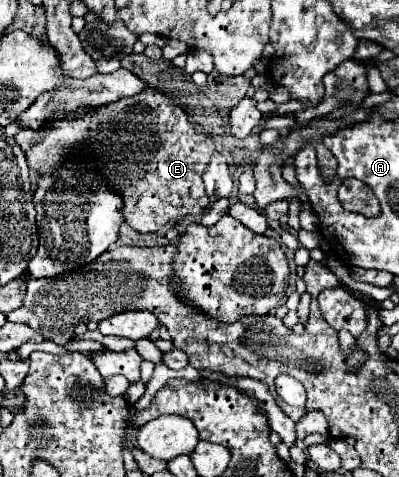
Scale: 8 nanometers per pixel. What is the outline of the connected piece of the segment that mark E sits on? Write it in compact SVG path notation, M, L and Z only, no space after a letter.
M144 89L134 97L90 109L78 119L56 121L46 129L22 129L16 143L26 153L32 173L52 173L64 157L92 153L92 163L122 193L124 217L140 233L156 233L168 221L200 215L208 207L202 173L214 151L212 135L202 123L190 123L188 113L158 89Z

